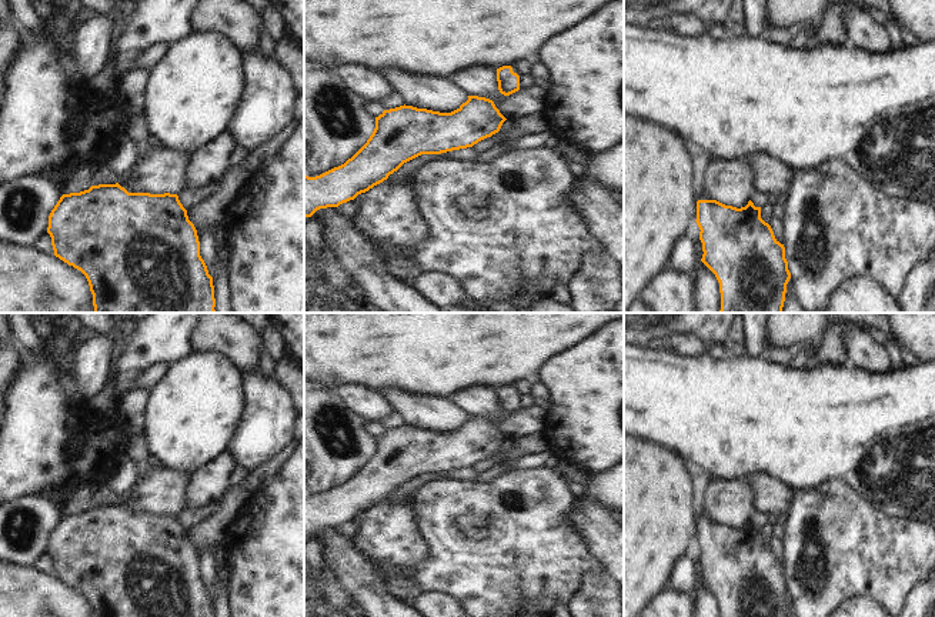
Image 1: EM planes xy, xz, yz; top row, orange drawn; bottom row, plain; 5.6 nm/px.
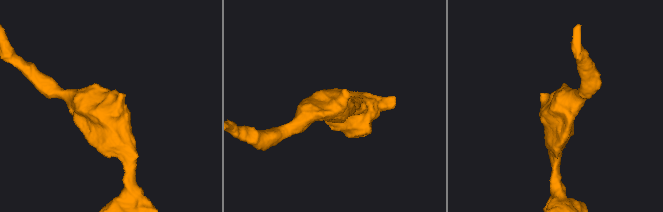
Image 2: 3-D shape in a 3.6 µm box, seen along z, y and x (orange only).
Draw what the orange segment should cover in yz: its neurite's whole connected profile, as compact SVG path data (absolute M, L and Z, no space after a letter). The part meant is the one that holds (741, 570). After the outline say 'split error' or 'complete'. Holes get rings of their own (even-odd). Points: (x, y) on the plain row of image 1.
M705 506L697 508L697 544L702 563L701 581L715 594L719 603L721 617L785 617L791 598L785 567L781 564L768 543L761 538L761 527L749 520L745 527L725 526L711 517Z; split error

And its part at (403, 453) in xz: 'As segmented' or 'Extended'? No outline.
As segmented

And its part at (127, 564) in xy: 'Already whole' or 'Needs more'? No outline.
Already whole

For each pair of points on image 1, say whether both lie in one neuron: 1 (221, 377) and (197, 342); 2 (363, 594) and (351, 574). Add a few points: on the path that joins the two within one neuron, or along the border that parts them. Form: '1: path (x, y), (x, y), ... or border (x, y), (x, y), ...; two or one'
1: border (190, 350), (217, 350), (236, 364); two
2: path (363, 590), (363, 586), (356, 579); one

